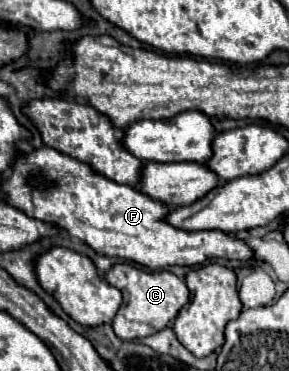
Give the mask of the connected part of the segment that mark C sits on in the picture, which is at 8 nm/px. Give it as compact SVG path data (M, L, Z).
M117 262L107 272L107 282L119 290L123 290L123 306L113 320L113 330L123 340L135 340L151 336L167 326L177 318L179 310L189 302L189 288L185 280L177 278L169 270L147 272L127 262Z

